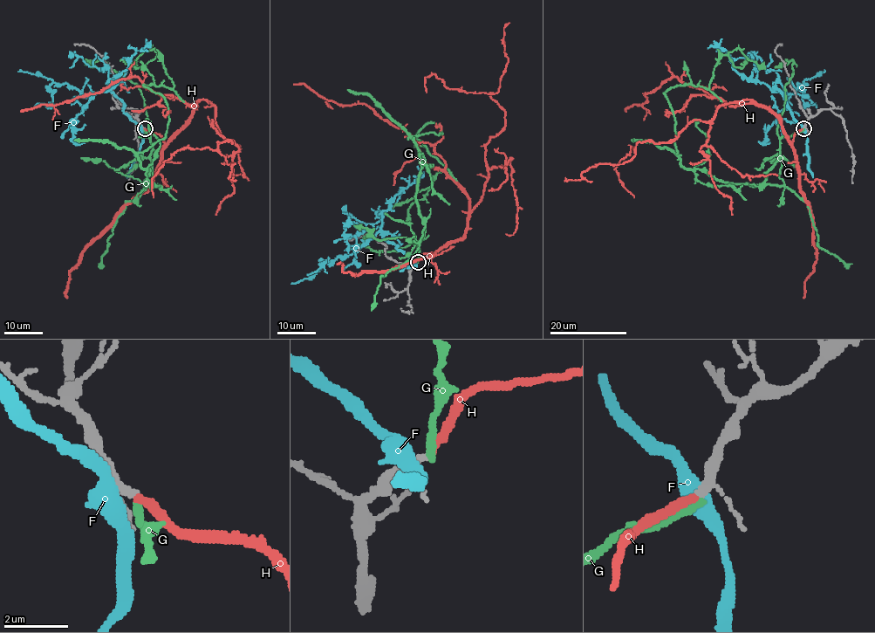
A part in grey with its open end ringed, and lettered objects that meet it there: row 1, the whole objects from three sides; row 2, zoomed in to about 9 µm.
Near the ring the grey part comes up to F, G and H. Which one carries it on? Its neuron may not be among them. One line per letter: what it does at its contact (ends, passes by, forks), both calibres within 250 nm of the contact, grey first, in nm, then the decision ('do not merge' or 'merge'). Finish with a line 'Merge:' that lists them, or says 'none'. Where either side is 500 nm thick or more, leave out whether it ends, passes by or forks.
F: calibres 240 and 500 nm; do not merge
G: it ends; calibres 200 and 240 nm; do not merge
H: it ends; calibres 180 and 280 nm; merge
Merge: H

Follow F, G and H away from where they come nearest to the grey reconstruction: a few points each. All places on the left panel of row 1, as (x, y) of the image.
F: (142, 127), (109, 89), (80, 93), (66, 84), (53, 83), (52, 103), (34, 107)
G: (145, 128), (146, 185), (137, 155), (165, 136), (168, 108), (143, 85), (174, 82), (152, 48), (132, 62)
H: (145, 128), (166, 143), (206, 99), (214, 105), (213, 127), (232, 142), (174, 153), (152, 182), (153, 197)

